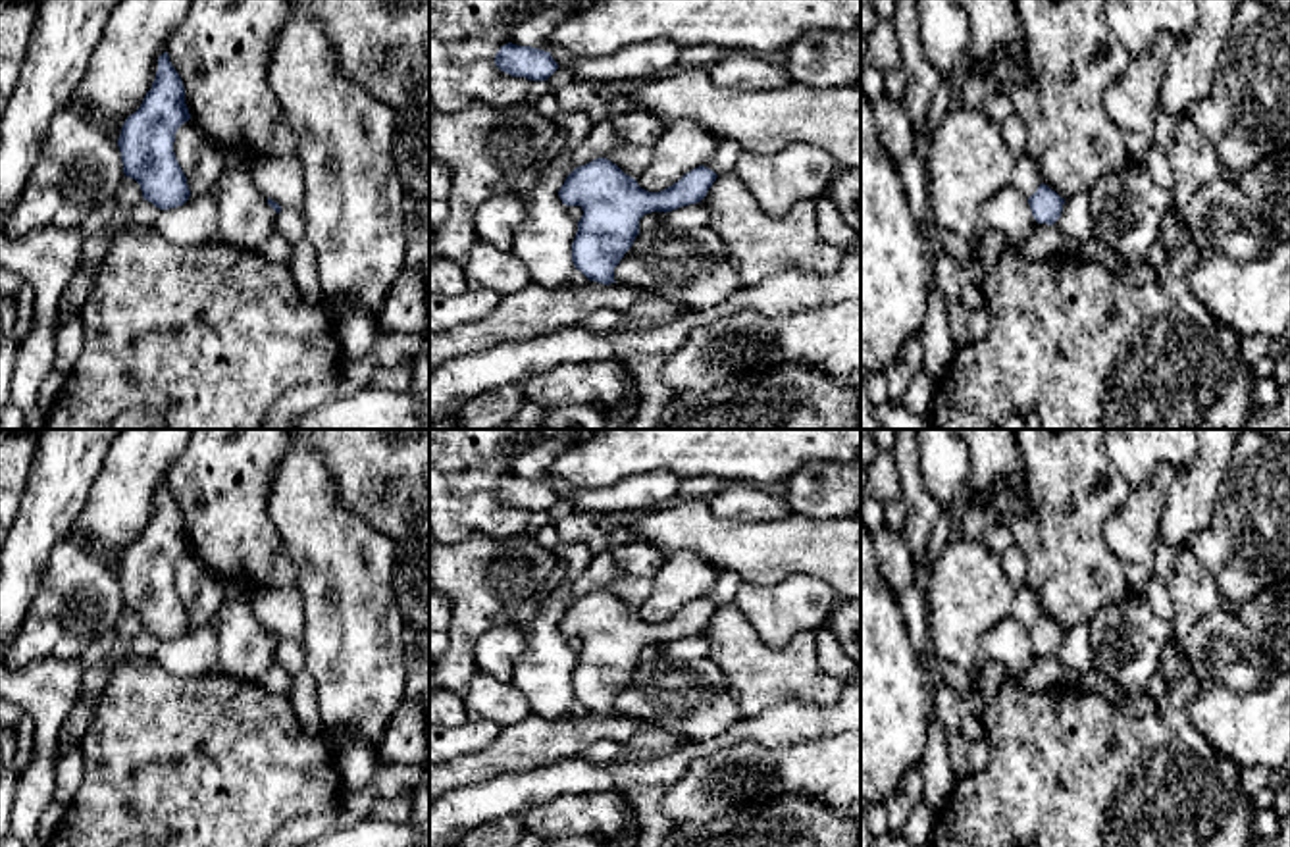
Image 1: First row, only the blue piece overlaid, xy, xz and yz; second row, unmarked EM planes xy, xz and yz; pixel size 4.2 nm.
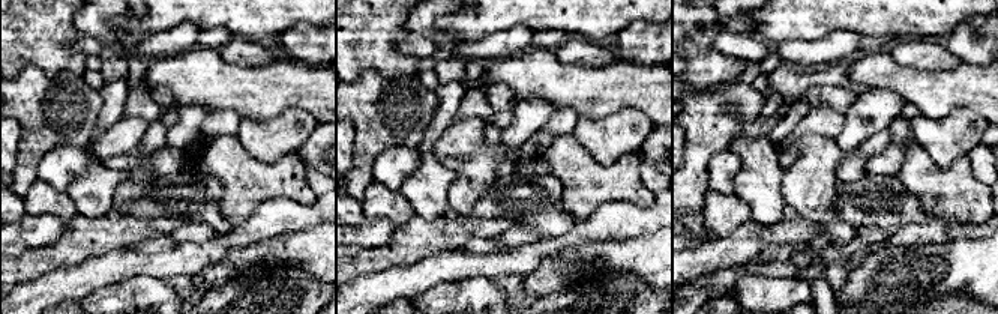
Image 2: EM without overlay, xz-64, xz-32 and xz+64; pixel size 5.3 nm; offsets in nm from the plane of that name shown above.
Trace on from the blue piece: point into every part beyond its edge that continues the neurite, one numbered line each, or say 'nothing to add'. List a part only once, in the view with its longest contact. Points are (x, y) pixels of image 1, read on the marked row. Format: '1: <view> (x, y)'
nothing to add

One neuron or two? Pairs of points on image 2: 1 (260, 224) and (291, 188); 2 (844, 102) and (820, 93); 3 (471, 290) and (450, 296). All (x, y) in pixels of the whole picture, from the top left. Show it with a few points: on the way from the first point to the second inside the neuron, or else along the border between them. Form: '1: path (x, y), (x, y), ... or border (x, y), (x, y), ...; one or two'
1: border (317, 196), (312, 203), (267, 199), (251, 215); two
2: path (838, 98), (826, 96); one
3: path (467, 295), (455, 296); one

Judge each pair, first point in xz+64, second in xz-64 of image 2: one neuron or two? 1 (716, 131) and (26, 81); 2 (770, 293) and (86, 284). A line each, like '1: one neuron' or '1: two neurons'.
1: one neuron
2: two neurons

